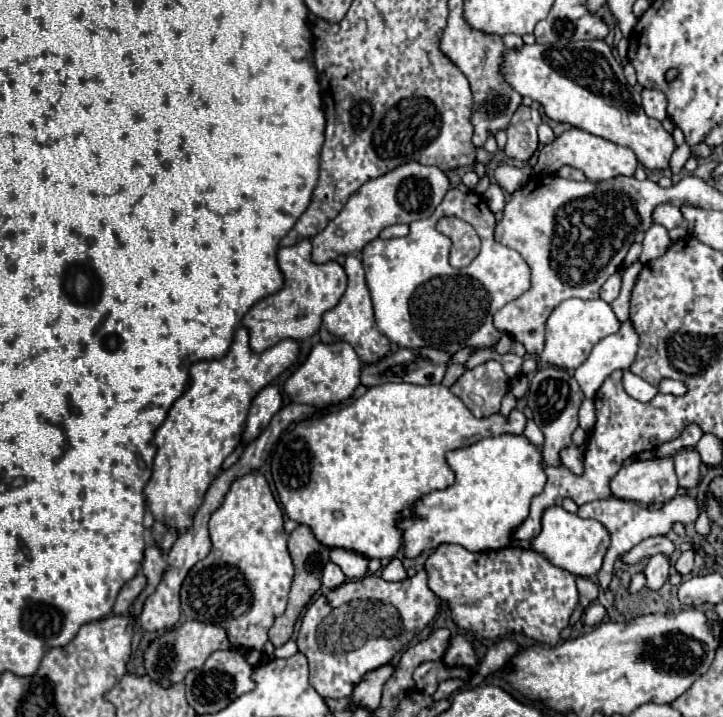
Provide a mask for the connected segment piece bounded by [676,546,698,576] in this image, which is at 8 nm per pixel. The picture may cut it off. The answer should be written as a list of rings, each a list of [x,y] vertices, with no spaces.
[[[692,546],[690,550],[684,550],[684,552],[682,552],[682,556],[678,558],[678,562],[676,562],[676,570],[678,570],[682,576],[688,576],[688,574],[692,572],[696,550],[698,550],[698,546]]]

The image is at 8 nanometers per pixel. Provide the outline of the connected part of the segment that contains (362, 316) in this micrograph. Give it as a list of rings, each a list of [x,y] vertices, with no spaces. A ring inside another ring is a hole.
[[[354,254],[346,256],[344,270],[346,270],[346,276],[348,276],[348,288],[346,288],[344,296],[340,298],[340,302],[330,312],[326,312],[322,316],[322,338],[324,338],[324,342],[330,342],[332,338],[346,340],[348,344],[352,344],[352,348],[356,350],[360,360],[370,364],[370,362],[376,362],[376,360],[386,356],[386,352],[390,350],[390,342],[380,330],[374,328],[376,322],[374,322],[370,292],[366,288],[366,280],[364,280],[362,260],[358,256],[354,256]]]

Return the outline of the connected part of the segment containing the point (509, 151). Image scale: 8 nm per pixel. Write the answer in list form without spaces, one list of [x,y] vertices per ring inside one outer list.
[[[520,106],[518,112],[512,118],[512,124],[508,126],[508,142],[504,148],[504,154],[508,158],[526,162],[534,156],[538,150],[538,126],[540,126],[540,112],[528,106]]]

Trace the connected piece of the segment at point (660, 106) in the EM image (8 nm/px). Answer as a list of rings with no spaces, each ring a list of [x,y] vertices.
[[[644,90],[642,92],[642,106],[650,118],[656,118],[662,122],[668,116],[666,104],[668,104],[668,100],[666,100],[664,92],[660,92],[660,90]]]

